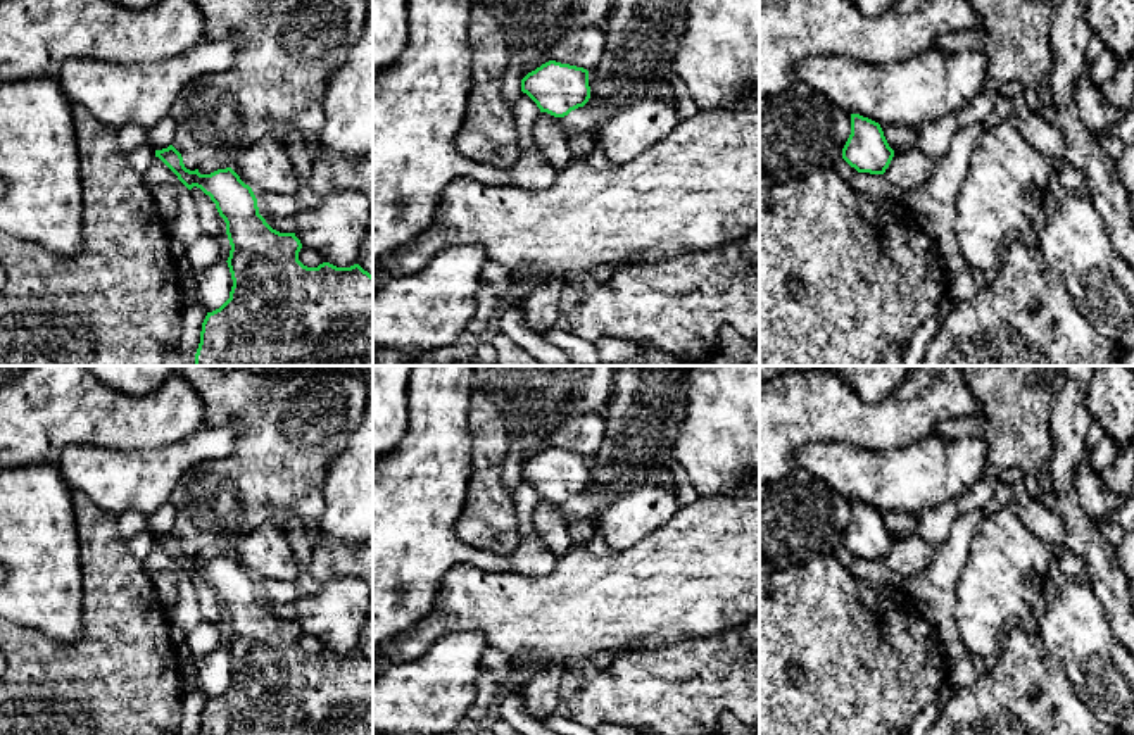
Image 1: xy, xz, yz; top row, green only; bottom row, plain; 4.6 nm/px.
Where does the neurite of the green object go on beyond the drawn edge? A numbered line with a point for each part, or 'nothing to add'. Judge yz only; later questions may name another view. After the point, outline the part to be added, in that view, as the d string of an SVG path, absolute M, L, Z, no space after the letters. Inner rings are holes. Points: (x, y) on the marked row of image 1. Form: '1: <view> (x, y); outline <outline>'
nothing to add

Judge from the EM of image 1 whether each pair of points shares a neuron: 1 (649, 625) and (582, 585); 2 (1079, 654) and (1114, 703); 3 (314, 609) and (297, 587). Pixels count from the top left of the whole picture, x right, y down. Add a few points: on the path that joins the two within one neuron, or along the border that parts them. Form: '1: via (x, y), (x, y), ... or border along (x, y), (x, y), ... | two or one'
1: via (632, 608), (625, 601), (599, 599) | one
2: via (1091, 666), (1114, 691) | one
3: border along (342, 578), (332, 578), (314, 592), (292, 603) | two

